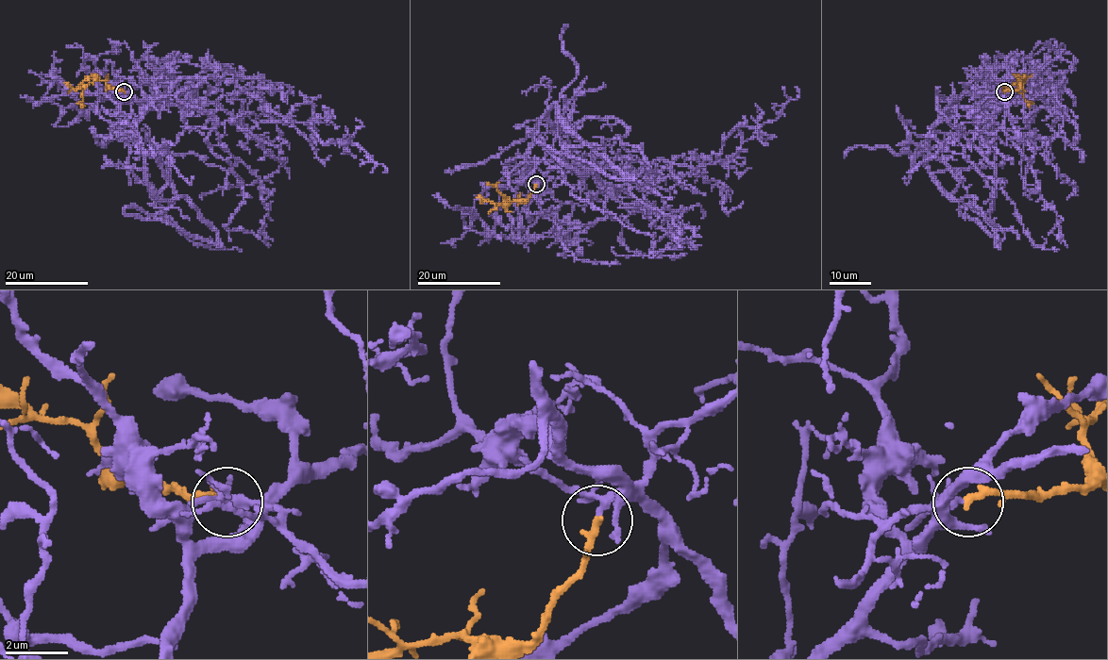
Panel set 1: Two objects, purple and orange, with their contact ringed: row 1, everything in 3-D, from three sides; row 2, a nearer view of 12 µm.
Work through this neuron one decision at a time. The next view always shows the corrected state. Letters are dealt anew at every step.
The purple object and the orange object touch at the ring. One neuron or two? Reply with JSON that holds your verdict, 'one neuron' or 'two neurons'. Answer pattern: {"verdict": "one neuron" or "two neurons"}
{"verdict": "one neuron"}

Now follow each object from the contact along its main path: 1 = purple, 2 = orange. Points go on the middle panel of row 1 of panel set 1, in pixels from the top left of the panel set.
1: (536, 184), (567, 152), (661, 180), (691, 173), (735, 128), (775, 121), (795, 86)
2: (536, 184), (526, 201), (494, 202), (495, 208), (488, 213)

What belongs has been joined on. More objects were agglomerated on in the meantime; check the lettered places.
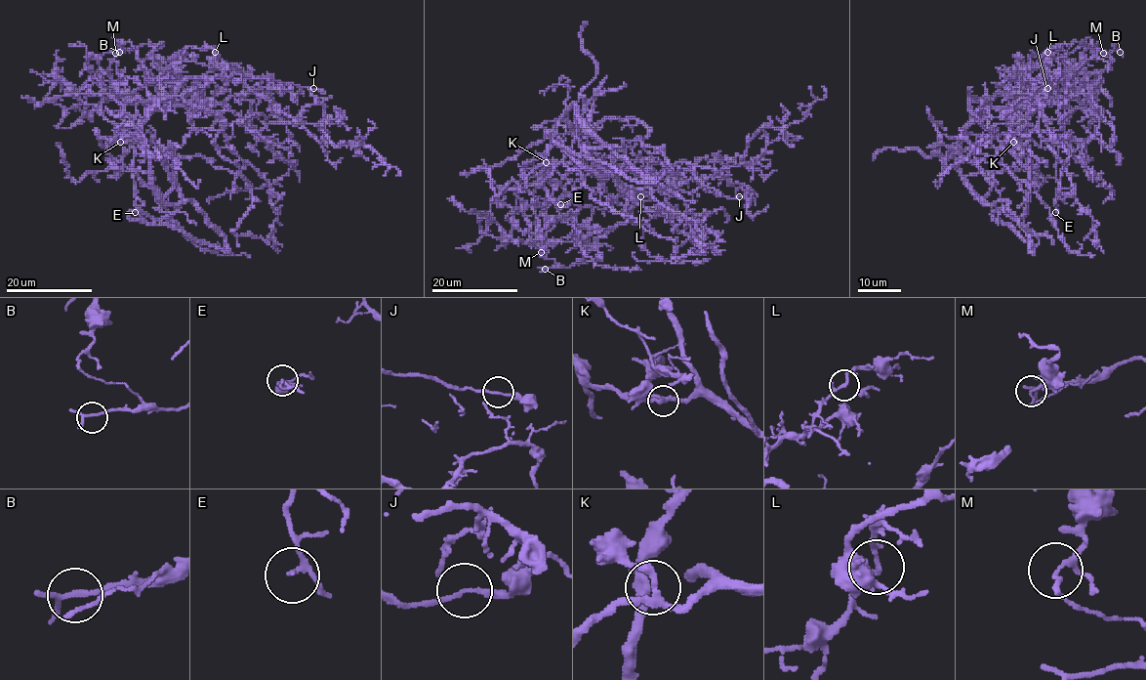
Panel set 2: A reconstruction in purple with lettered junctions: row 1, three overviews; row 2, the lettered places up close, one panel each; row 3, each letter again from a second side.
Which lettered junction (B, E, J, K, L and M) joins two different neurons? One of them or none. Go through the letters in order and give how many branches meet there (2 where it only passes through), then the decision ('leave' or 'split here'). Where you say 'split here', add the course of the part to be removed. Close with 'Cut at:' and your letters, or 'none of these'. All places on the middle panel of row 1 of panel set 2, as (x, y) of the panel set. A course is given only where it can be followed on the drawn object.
B: branches 3; leave
E: branches 2; leave
J: branches 3; leave
K: branches 3; leave
L: branches 2; leave
M: branches 3; split here; course (541, 252), (543, 256), (564, 267), (589, 262)
Cut at: M

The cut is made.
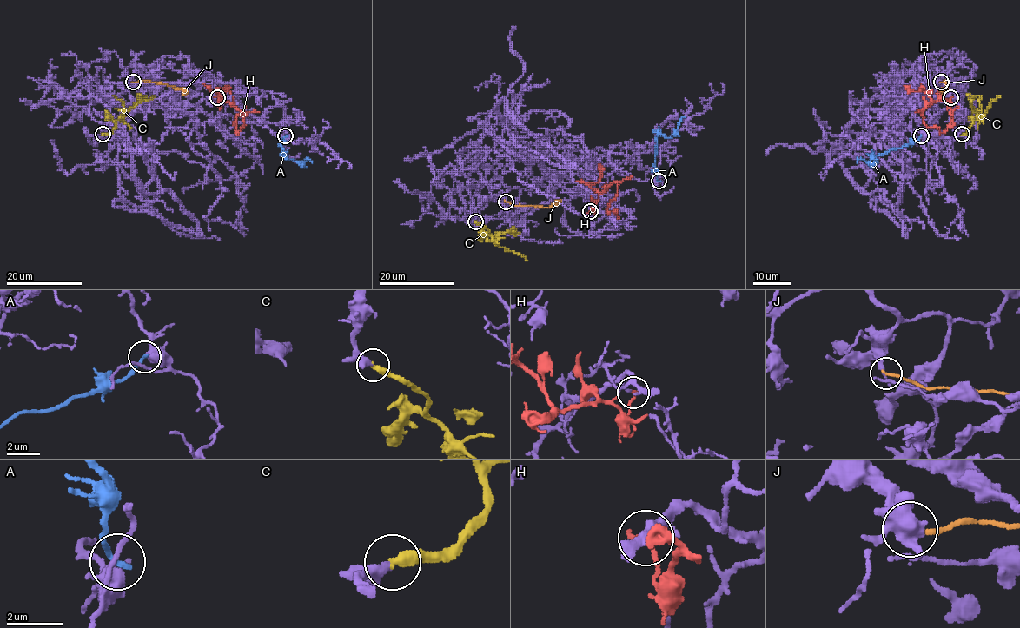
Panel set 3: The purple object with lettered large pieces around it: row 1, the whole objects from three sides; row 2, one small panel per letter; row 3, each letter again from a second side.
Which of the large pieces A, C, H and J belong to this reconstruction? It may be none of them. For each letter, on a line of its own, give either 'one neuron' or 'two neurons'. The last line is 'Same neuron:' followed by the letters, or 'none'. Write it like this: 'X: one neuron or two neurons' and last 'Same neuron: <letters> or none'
A: two neurons
C: one neuron
H: two neurons
J: two neurons
Same neuron: C

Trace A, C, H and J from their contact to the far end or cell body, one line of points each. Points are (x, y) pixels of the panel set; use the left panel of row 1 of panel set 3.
A: (285, 136), (281, 145), (282, 155), (304, 164), (307, 160), (311, 162)
C: (102, 134), (108, 133), (115, 127), (115, 122), (138, 101), (153, 97)
H: (217, 97), (220, 102), (230, 102), (244, 115), (243, 127), (238, 132), (236, 117), (246, 107)
J: (133, 82), (161, 82), (184, 89), (188, 93)

